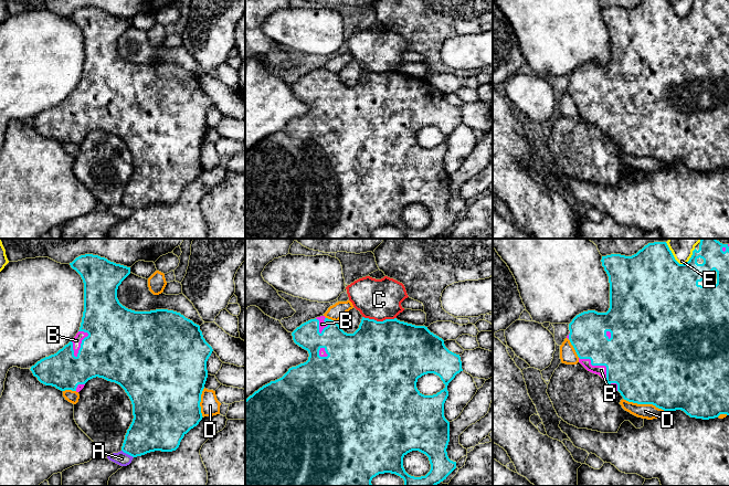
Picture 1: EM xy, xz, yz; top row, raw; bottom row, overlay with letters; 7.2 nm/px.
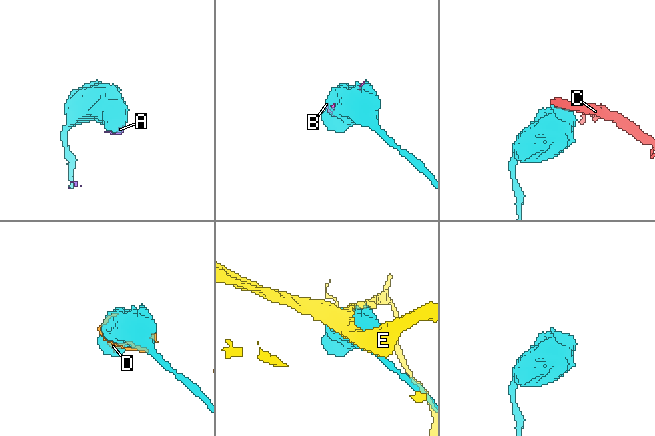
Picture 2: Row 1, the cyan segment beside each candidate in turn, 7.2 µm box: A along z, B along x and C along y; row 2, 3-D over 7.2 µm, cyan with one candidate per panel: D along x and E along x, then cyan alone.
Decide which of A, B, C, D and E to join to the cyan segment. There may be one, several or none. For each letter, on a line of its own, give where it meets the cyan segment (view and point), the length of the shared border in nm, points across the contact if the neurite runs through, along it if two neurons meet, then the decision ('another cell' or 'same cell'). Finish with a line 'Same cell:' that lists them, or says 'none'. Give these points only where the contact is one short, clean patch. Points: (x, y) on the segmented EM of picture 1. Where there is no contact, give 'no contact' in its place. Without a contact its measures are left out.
A: contact xy (127, 453); length 110 nm; another cell
B: contact xy (81, 345); length 200 nm; same cell
C: contact xz (379, 321); length 240 nm; another cell
D: contact yz (644, 403); length 320 nm; another cell
E: contact yz (678, 263); length 220 nm; another cell
Same cell: B

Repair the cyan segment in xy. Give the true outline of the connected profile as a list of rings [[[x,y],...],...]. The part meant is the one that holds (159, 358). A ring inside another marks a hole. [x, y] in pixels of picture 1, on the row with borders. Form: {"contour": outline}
{"contour": [[[93,254],[81,255],[70,265],[84,283],[84,311],[80,330],[62,349],[41,359],[30,370],[41,383],[61,391],[80,392],[88,380],[96,377],[119,384],[131,401],[134,415],[122,451],[133,457],[155,451],[176,451],[183,436],[203,418],[200,402],[208,378],[207,361],[213,351],[212,347],[203,338],[200,326],[180,313],[168,309],[135,311],[123,306],[117,298],[117,289],[130,274],[130,267]]]}

